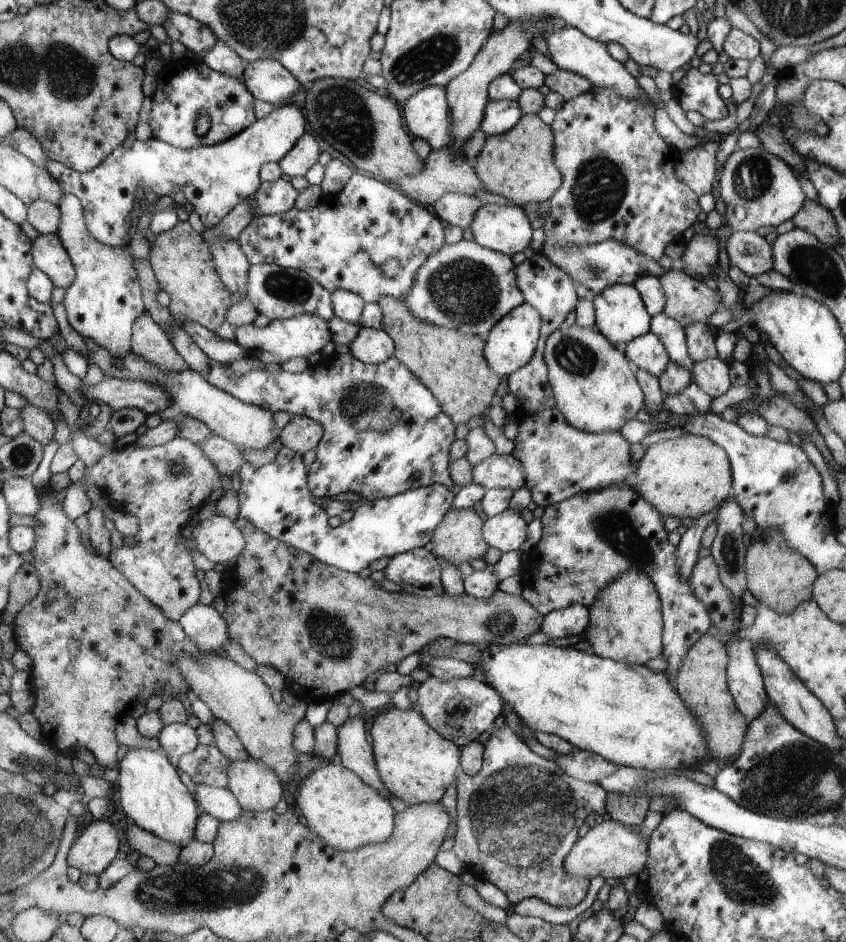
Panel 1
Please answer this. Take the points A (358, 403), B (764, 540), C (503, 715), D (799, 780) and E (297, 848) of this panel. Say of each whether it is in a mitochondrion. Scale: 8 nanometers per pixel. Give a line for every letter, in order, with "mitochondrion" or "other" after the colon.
A: mitochondrion
B: mitochondrion
C: other
D: mitochondrion
E: other

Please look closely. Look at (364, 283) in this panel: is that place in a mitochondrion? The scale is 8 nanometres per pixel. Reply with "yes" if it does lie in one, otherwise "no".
no

